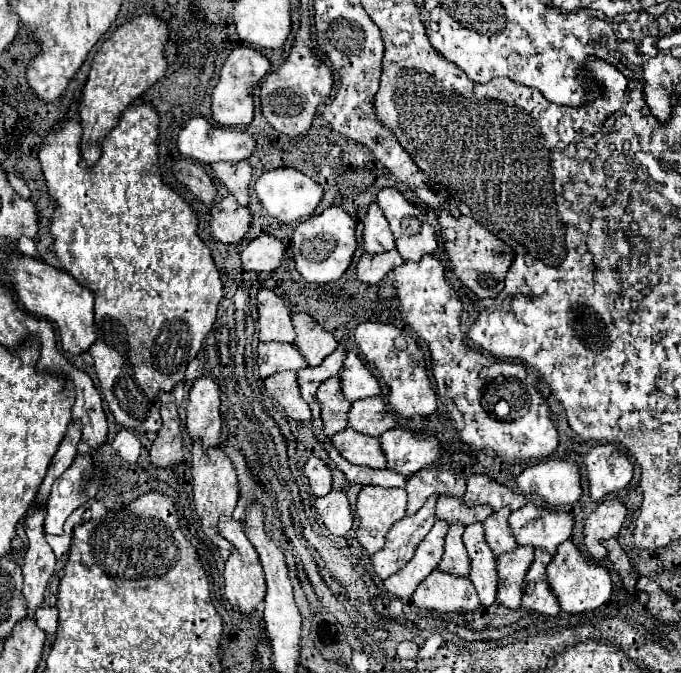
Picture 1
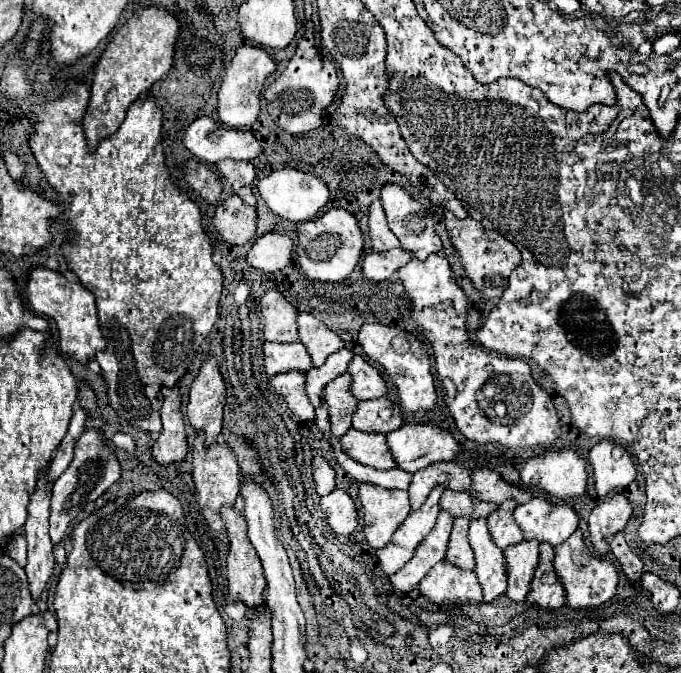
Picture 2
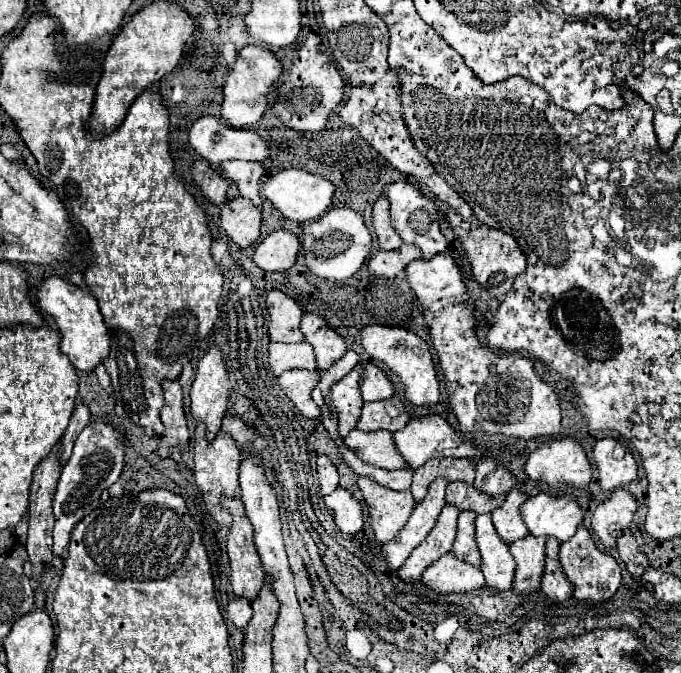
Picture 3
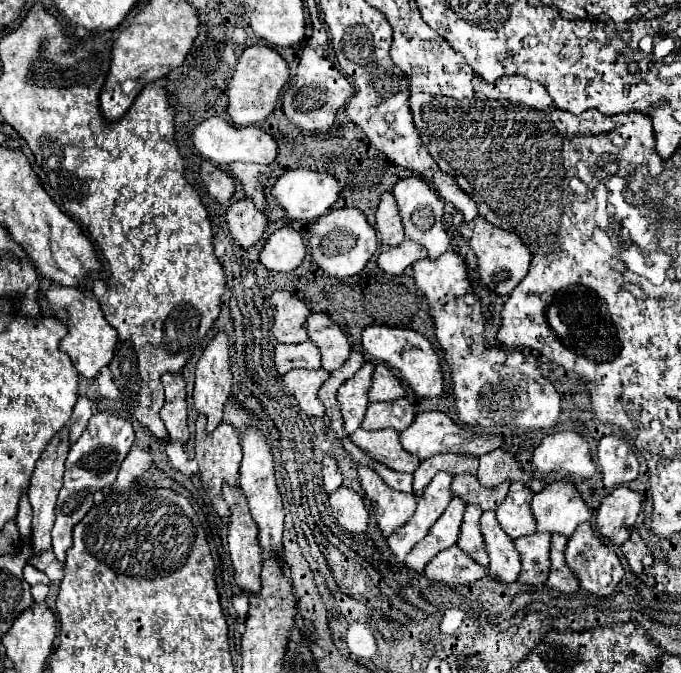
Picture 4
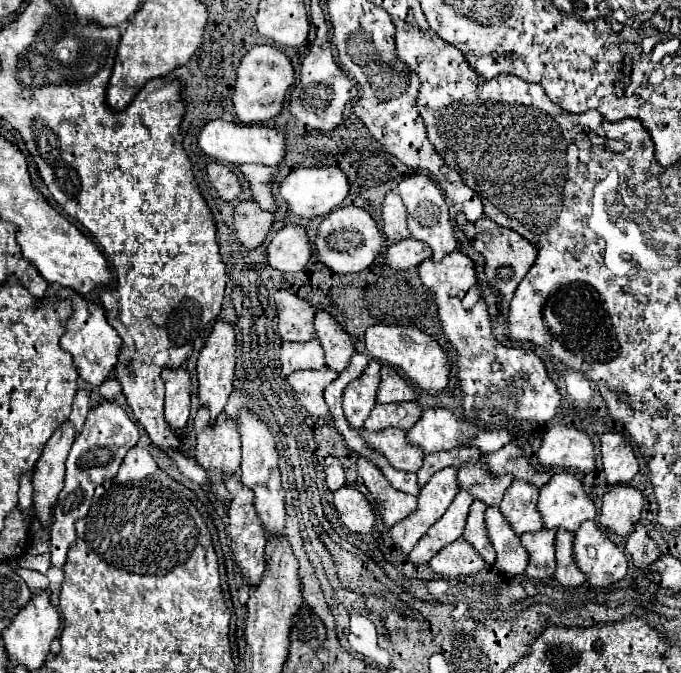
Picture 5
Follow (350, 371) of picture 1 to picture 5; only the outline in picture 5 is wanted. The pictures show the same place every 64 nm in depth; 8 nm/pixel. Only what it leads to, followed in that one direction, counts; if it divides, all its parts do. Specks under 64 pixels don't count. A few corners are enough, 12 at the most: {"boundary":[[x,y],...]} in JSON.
{"boundary":[[382,364],[376,400],[410,402],[416,392],[388,364]]}

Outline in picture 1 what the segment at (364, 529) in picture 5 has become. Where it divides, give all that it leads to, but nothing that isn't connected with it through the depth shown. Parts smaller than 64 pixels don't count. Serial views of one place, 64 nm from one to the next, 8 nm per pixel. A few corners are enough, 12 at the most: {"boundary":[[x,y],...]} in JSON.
{"boundary":[[344,492],[318,498],[320,522],[334,536],[354,524]]}

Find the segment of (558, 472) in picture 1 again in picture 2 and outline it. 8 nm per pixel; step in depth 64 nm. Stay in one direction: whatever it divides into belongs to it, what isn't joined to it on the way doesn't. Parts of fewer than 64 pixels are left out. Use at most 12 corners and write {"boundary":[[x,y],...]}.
{"boundary":[[546,452],[520,470],[526,488],[558,500],[582,496],[586,462]]}

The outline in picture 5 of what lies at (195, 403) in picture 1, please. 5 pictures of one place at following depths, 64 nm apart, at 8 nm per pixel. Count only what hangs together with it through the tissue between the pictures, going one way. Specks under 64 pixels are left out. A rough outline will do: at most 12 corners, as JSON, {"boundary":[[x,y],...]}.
{"boundary":[[216,322],[196,364],[210,424],[234,390],[236,334]]}

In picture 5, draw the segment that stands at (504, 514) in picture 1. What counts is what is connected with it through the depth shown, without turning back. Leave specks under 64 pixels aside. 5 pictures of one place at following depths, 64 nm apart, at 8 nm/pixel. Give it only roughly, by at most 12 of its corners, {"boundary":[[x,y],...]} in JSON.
{"boundary":[[514,480],[500,512],[516,536],[542,530],[538,488]]}

